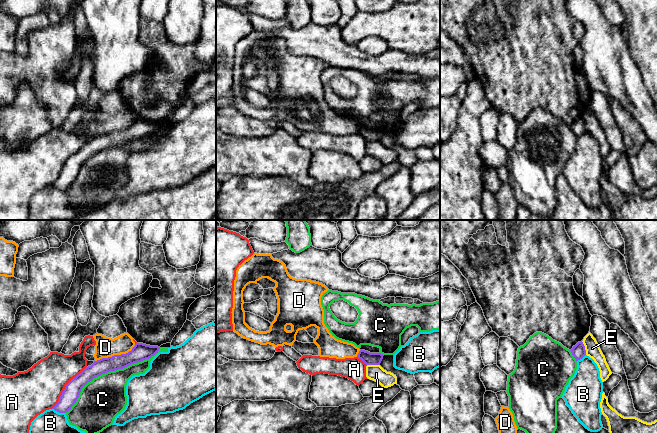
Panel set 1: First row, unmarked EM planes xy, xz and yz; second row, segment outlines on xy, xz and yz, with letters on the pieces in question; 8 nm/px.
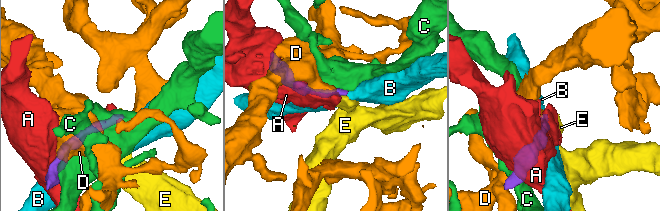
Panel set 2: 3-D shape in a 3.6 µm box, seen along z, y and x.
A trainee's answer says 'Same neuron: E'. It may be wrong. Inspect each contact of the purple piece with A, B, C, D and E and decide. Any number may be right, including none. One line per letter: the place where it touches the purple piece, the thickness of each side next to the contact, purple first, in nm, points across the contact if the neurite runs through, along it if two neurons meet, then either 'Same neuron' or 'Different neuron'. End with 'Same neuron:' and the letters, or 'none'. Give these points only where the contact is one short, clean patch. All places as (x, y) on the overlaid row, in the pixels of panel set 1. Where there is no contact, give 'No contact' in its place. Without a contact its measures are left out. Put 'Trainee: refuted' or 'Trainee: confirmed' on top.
Trainee: refuted
A: Touches purple at xy (65, 387). Thickness 140 nm (purple) against 360 nm. Different neuron
B: Touches purple at xy (59, 412). Thickness 140 nm (purple) against 190 nm. Different neuron
C: Touches purple at xy (108, 371). Thickness 120 nm (purple) against 360 nm. Different neuron
D: Touches purple at xy (115, 355). Thickness 140 nm (purple) against 170 nm. Different neuron
E: Touches purple at yz (584, 348). Thickness 110 nm (purple) against 120 nm. Boundary: yz (581, 341), (586, 354). Different neuron
Same neuron: none

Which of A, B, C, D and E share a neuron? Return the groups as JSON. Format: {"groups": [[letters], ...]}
{"groups": [["A"], ["B"], ["C"], ["D"], ["E"]]}

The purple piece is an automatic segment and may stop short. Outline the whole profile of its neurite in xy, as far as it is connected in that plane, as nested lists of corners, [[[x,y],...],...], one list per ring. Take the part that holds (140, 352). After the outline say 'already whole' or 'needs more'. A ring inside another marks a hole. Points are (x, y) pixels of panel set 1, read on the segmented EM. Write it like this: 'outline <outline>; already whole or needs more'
outline [[[136,343],[132,350],[126,354],[114,355],[94,361],[91,366],[86,367],[66,385],[58,403],[52,409],[59,413],[68,412],[76,403],[82,388],[88,382],[107,372],[123,369],[131,364],[149,359],[158,353],[159,349],[158,346]]]; already whole

